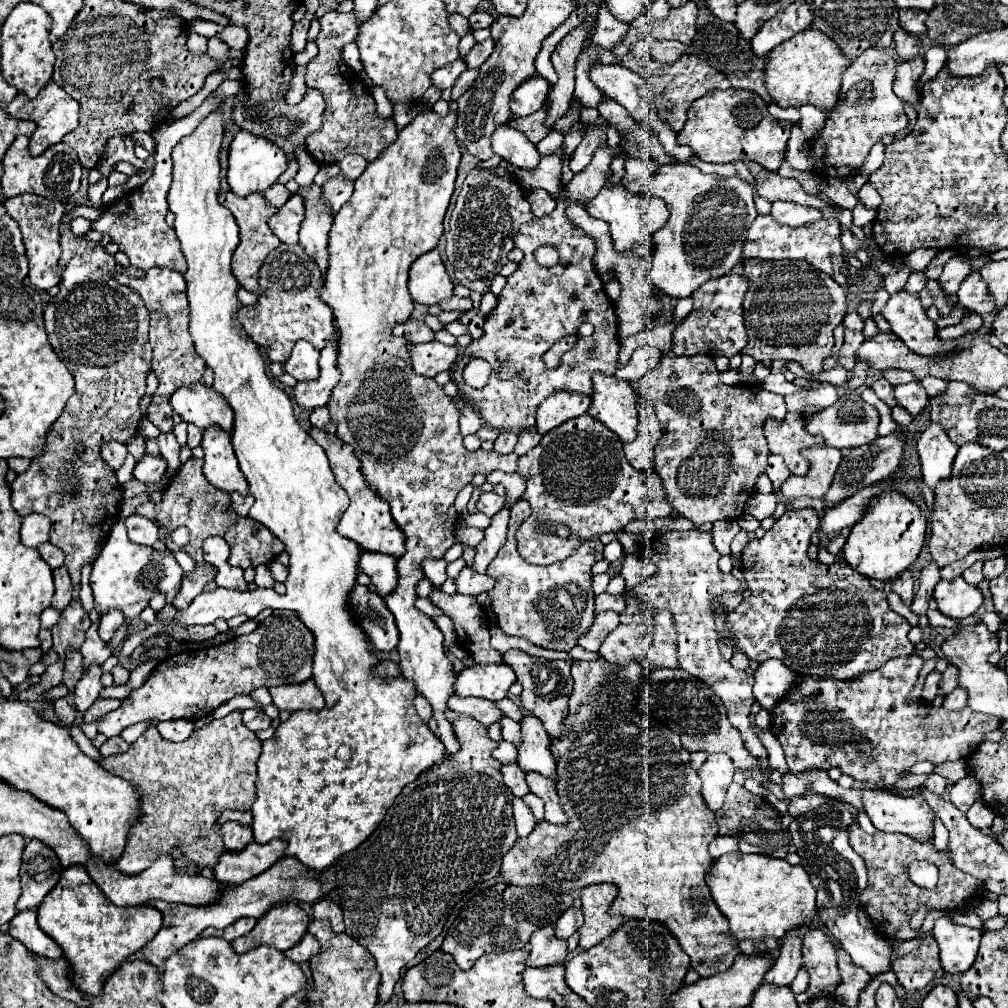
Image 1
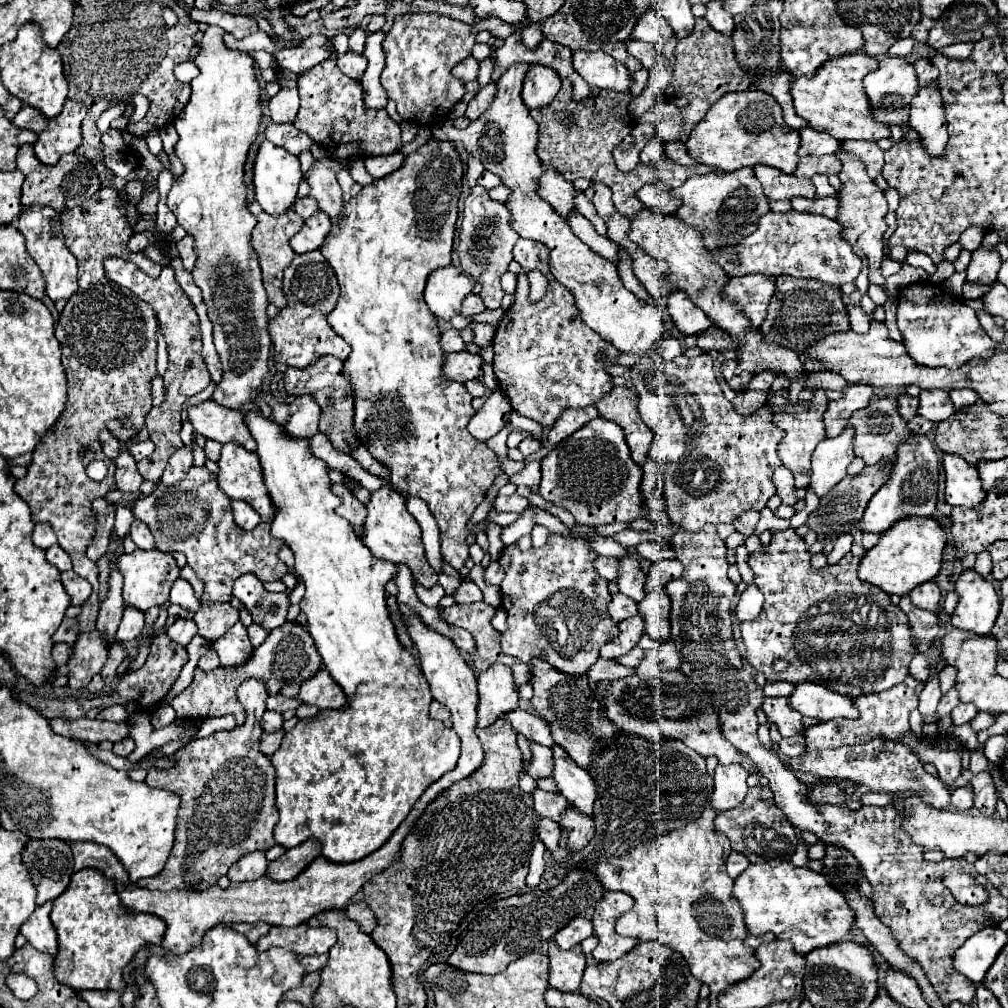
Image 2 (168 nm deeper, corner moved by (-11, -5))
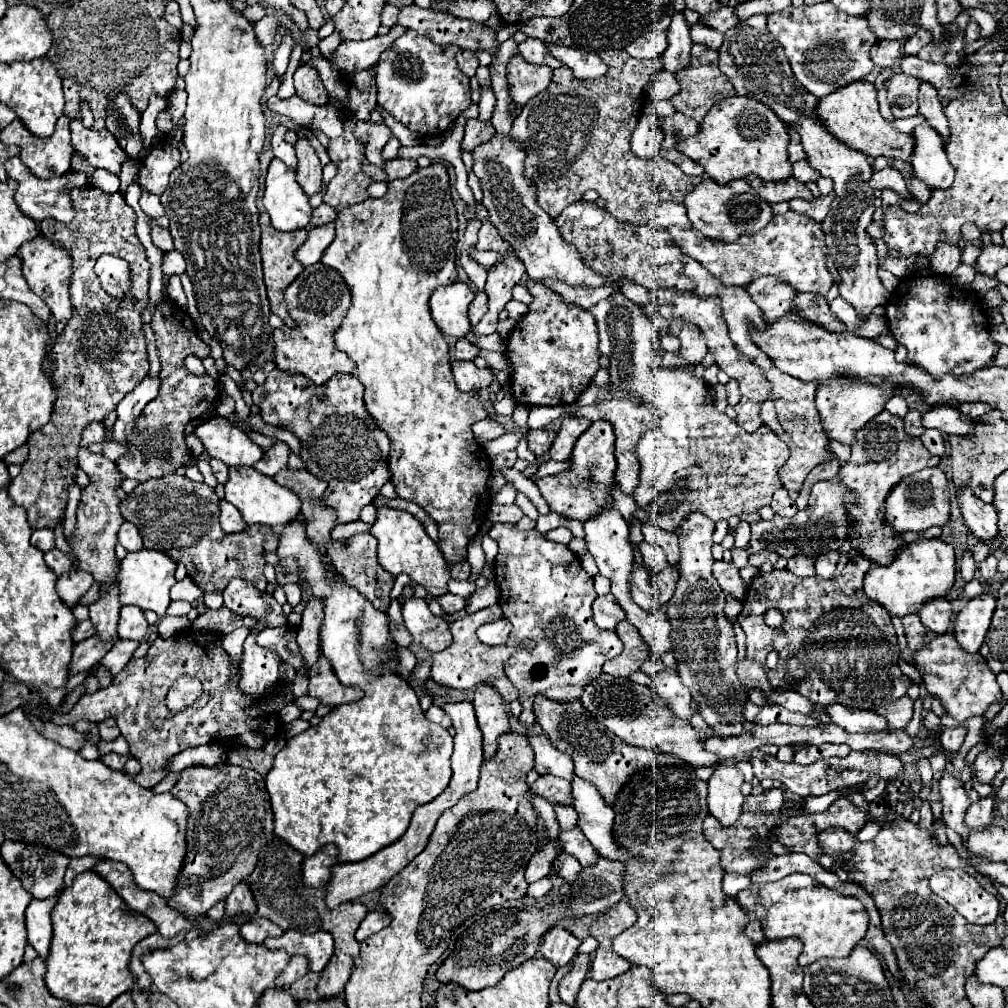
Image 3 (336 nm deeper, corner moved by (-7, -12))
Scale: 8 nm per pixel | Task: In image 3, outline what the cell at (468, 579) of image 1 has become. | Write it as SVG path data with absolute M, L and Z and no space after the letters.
M444 594L444 596L440 596L440 598L438 598L438 602L440 602L442 610L444 610L444 612L448 612L448 614L460 612L460 610L466 606L466 600L464 600L464 598L460 598L460 596L454 596L454 594Z

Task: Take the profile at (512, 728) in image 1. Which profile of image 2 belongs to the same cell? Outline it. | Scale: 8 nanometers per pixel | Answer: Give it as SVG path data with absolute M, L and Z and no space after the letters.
M530 741L530 753L532 759L528 763L528 773L536 777L550 777L552 775L552 749L546 745L540 745L536 741Z

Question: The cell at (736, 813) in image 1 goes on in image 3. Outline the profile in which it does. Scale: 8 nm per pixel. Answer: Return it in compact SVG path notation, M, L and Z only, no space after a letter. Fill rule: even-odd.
M770 788L760 796L746 796L744 814L736 820L736 824L722 828L714 816L706 816L704 820L704 836L706 840L720 850L720 866L724 872L738 872L738 874L752 874L764 860L770 860L770 848L768 840L772 834L772 828L780 824L782 820L782 808L784 808L784 792L780 788ZM754 836L760 836L760 840L754 840Z

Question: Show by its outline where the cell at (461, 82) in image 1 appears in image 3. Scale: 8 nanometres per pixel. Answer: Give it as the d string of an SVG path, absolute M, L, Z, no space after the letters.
M468 120L466 122L466 134L464 134L464 140L460 144L462 152L474 152L480 144L488 142L492 136L496 134L494 126L490 122L484 122L484 120Z

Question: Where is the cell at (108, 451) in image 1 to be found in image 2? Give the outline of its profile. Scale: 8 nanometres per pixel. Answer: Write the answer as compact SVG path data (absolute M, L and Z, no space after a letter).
M104 431L104 433L100 433L100 441L102 441L102 451L104 451L104 455L110 459L110 461L114 461L120 453L120 441L114 437L114 435L110 435L108 431Z

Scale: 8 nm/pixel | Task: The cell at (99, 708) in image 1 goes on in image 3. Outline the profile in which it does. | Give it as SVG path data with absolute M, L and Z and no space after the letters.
M104 720L98 724L100 726L100 738L102 740L116 740L120 736L120 730L118 730L118 724L116 720Z

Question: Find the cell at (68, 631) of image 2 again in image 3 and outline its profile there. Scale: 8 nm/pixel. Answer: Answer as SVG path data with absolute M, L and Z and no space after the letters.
M84 620L84 622L78 622L78 626L74 628L74 640L80 642L84 638L90 638L94 634L94 626L90 620Z

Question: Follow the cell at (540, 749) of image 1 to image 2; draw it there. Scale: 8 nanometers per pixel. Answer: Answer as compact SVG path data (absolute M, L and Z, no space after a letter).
M560 745L552 747L554 755L554 767L552 767L552 779L558 787L558 791L582 813L592 815L592 805L596 801L596 789L594 781L588 775L588 771L580 769L568 753Z

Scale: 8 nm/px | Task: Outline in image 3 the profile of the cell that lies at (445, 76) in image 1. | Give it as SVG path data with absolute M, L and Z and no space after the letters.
M460 50L456 54L456 60L458 60L458 68L466 74L466 76L474 76L476 74L476 68L478 68L478 58L474 52L468 52L468 50Z

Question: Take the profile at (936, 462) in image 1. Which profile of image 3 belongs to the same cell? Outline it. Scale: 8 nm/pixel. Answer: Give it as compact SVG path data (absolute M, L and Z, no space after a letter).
M962 488L958 492L958 508L964 516L964 524L970 528L970 532L976 538L996 542L1000 538L998 534L998 514L992 504L984 504L982 500L976 500L968 488Z

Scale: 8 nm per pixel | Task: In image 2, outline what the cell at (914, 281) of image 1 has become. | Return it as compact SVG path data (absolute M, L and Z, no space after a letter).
M942 261L936 265L936 271L930 275L930 283L940 285L944 279L948 279L954 273L954 265L950 261Z

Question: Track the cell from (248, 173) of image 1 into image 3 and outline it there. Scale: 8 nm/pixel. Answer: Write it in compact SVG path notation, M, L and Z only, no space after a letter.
M274 158L268 168L262 200L276 230L294 232L308 228L312 220L312 206L308 202L308 196L296 184L292 168L288 168L278 158Z

